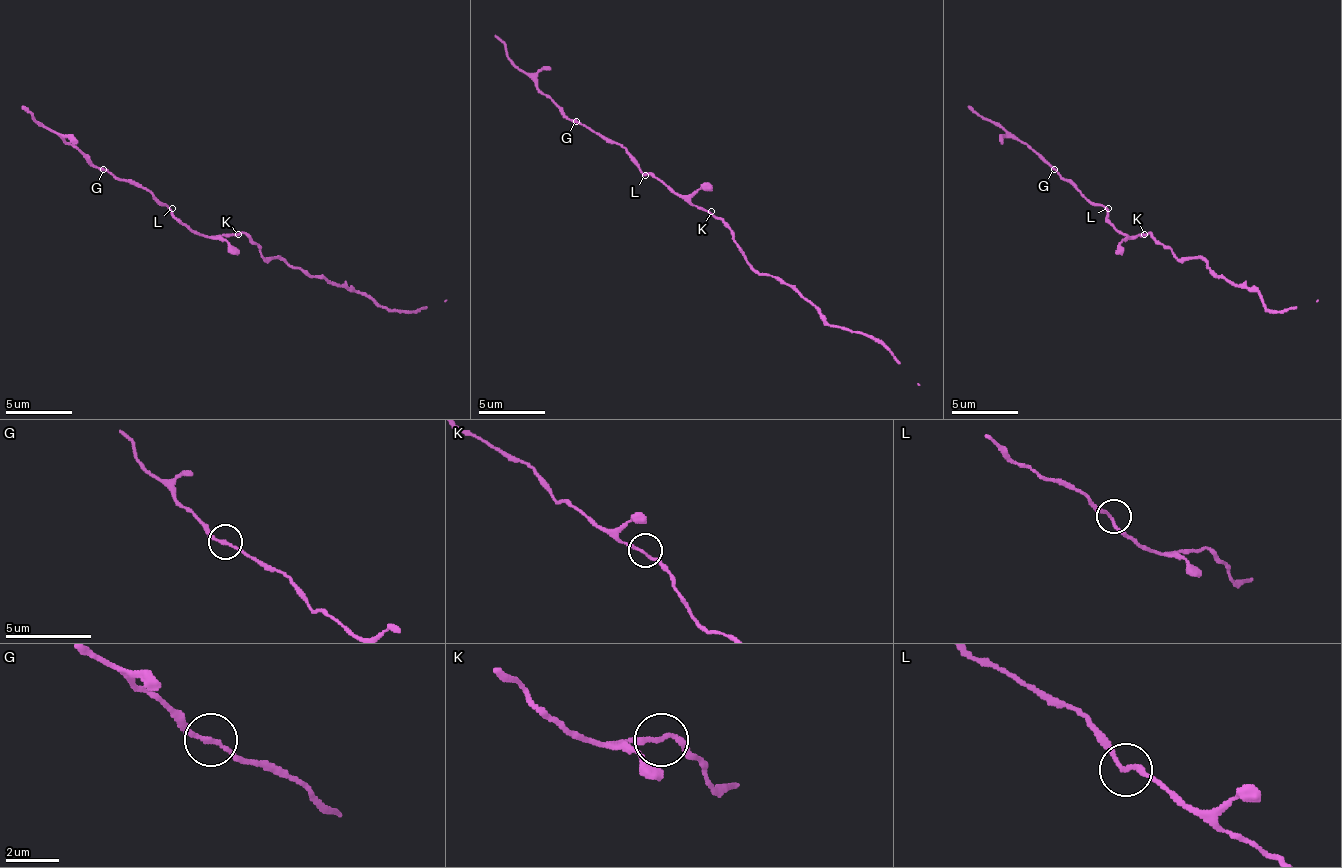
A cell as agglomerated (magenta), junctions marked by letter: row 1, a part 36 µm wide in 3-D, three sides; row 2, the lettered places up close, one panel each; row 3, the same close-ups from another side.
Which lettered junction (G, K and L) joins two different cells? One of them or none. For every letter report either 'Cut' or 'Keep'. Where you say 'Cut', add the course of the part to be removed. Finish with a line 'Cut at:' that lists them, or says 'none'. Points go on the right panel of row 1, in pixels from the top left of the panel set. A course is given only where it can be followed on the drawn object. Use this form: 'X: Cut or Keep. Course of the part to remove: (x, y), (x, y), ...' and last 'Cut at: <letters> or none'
G: Keep
K: Keep
L: Keep
Cut at: none

